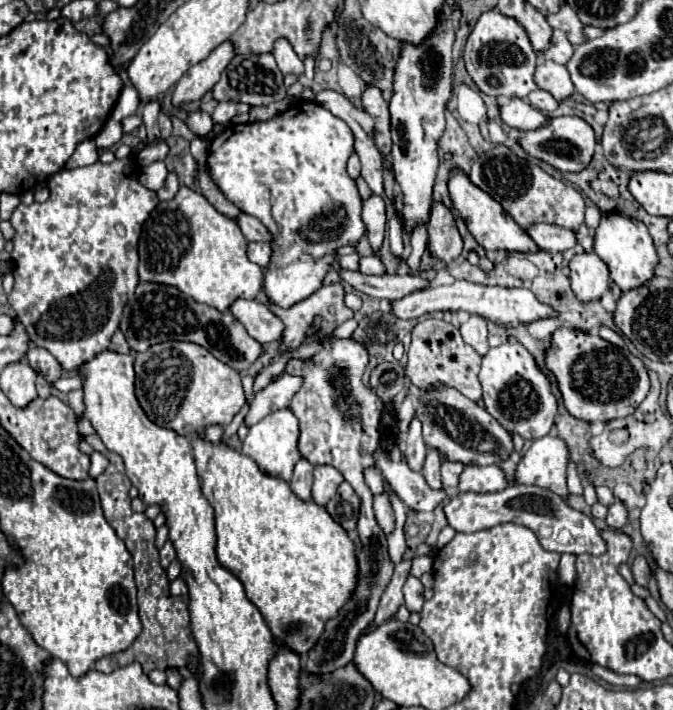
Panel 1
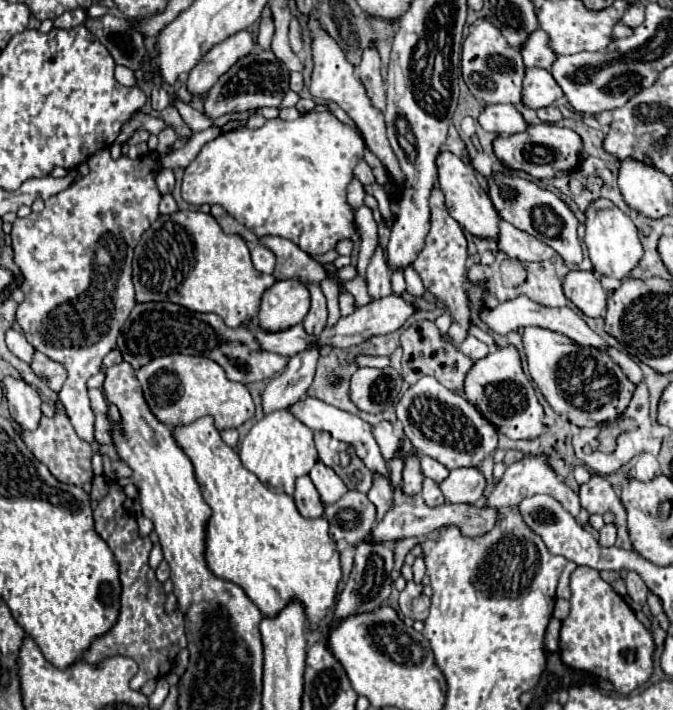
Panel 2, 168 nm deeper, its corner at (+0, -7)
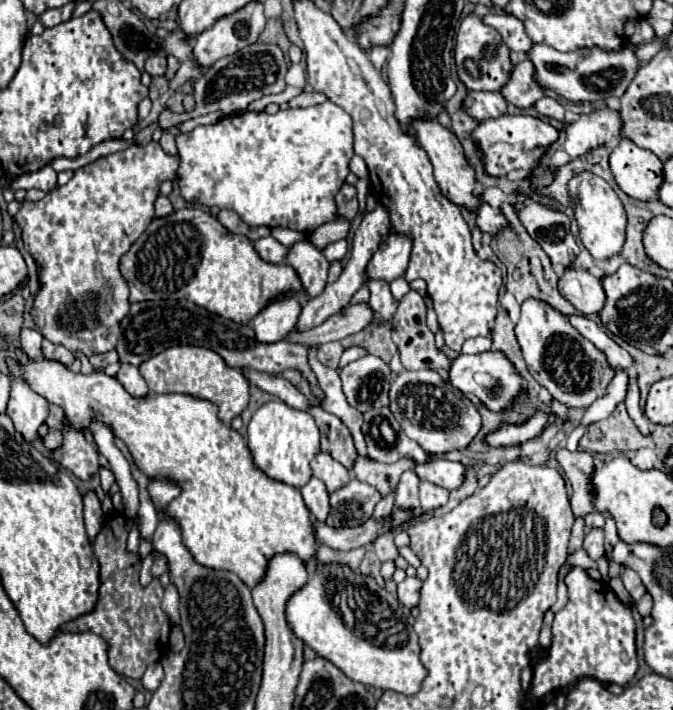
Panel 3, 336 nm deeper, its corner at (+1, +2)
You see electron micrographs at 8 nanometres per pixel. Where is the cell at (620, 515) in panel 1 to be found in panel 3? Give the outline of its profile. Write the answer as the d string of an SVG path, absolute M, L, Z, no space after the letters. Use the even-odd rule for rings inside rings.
M601 528L589 530L587 536L585 536L585 542L583 542L583 548L587 550L591 560L599 560L605 554L605 550L603 550L603 530Z

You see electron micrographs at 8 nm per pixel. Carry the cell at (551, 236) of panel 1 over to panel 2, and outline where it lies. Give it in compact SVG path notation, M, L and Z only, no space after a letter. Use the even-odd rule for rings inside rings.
M500 221L500 237L498 237L498 247L512 259L518 259L522 263L530 261L546 261L556 257L558 253L546 245L544 241L532 237L526 231L516 229L508 221Z

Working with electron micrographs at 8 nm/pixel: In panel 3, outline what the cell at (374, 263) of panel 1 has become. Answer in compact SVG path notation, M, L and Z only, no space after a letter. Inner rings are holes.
M309 238L299 240L291 246L291 250L285 256L285 264L289 264L297 270L303 288L307 292L307 298L318 296L327 284L327 270L329 262L321 252L309 242Z

